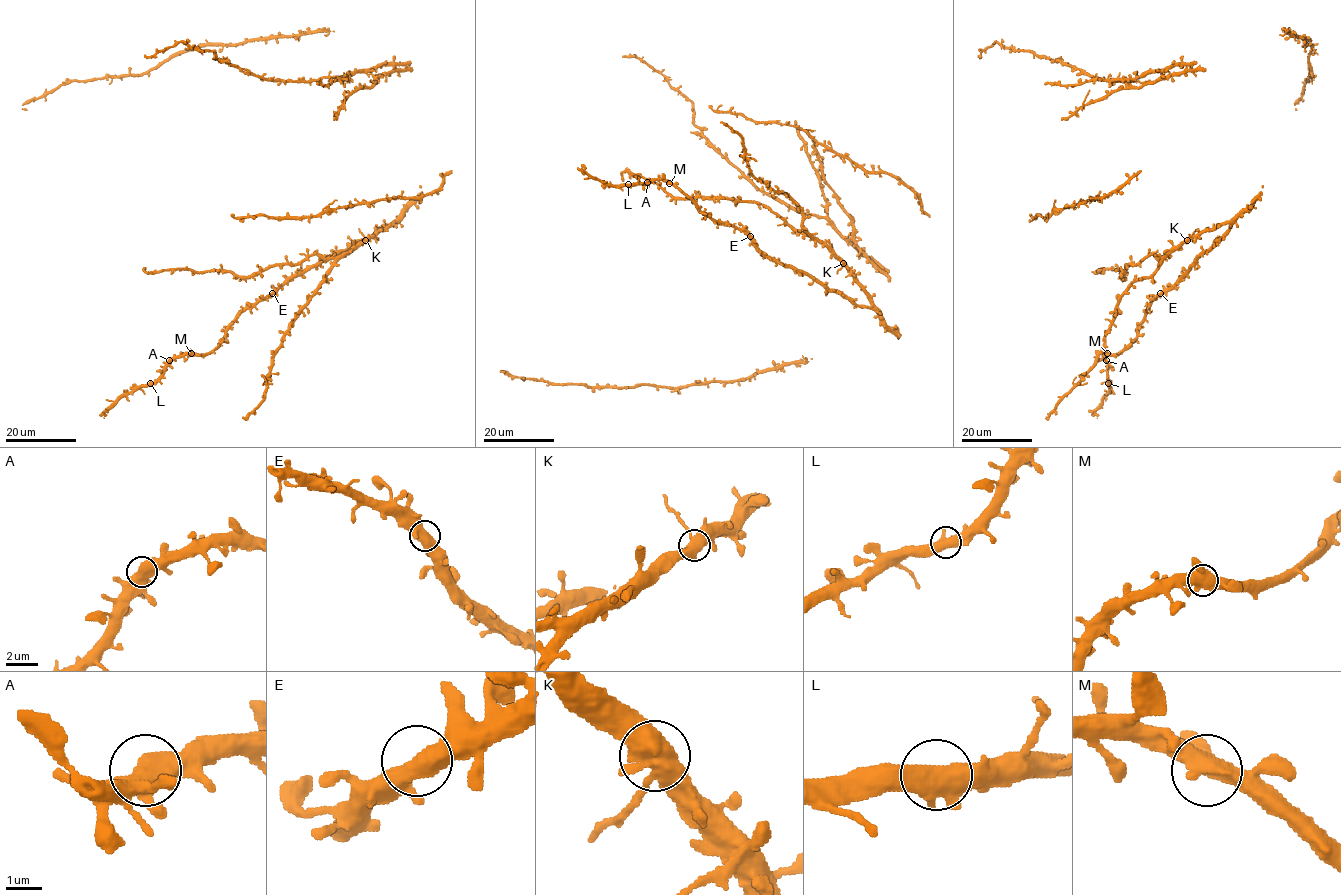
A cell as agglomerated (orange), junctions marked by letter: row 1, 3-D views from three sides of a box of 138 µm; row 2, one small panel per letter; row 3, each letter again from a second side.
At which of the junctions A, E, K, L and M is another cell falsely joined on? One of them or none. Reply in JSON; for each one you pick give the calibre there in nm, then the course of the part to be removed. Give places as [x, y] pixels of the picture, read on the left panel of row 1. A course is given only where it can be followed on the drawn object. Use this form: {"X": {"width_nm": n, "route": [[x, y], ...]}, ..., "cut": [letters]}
{"cut": []}

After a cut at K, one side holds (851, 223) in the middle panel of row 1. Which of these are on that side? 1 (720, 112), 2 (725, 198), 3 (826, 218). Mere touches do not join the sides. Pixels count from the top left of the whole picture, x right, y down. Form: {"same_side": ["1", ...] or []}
{"same_side": ["1", "3"]}

